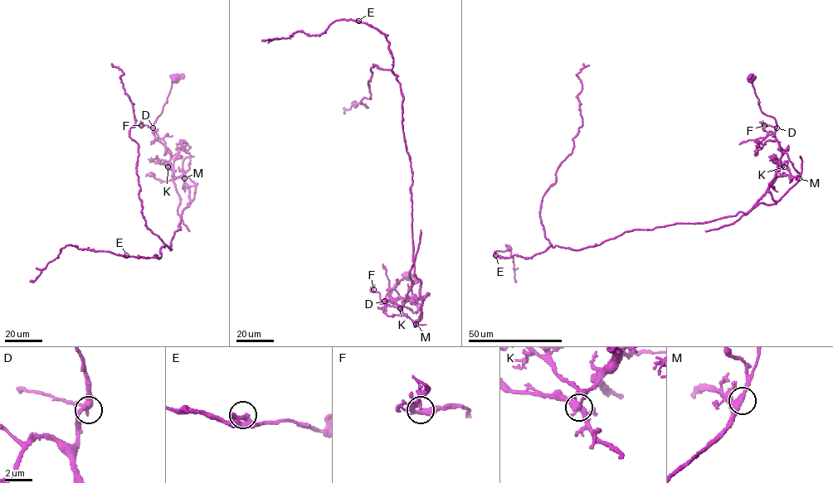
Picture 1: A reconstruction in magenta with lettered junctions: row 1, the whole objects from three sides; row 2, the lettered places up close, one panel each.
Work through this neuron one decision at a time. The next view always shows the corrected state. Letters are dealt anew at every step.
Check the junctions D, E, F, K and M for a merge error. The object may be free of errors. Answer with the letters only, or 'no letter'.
K

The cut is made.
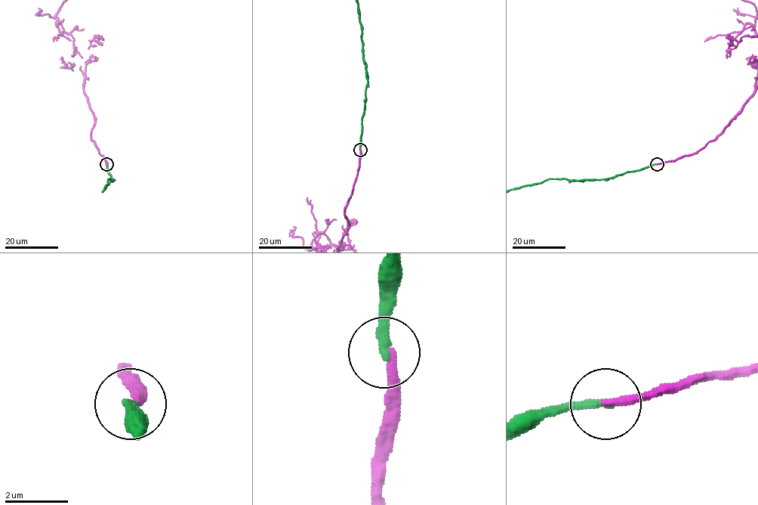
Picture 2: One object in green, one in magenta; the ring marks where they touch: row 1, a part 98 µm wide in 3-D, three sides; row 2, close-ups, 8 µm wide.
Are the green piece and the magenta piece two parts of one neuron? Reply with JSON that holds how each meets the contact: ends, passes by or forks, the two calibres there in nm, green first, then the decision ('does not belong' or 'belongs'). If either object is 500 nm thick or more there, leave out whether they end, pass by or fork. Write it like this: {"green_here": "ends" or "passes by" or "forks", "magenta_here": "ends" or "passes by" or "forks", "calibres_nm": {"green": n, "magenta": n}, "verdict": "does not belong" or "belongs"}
{"green_here": "ends", "magenta_here": "ends", "calibres_nm": {"green": 280, "magenta": 280}, "verdict": "belongs"}

